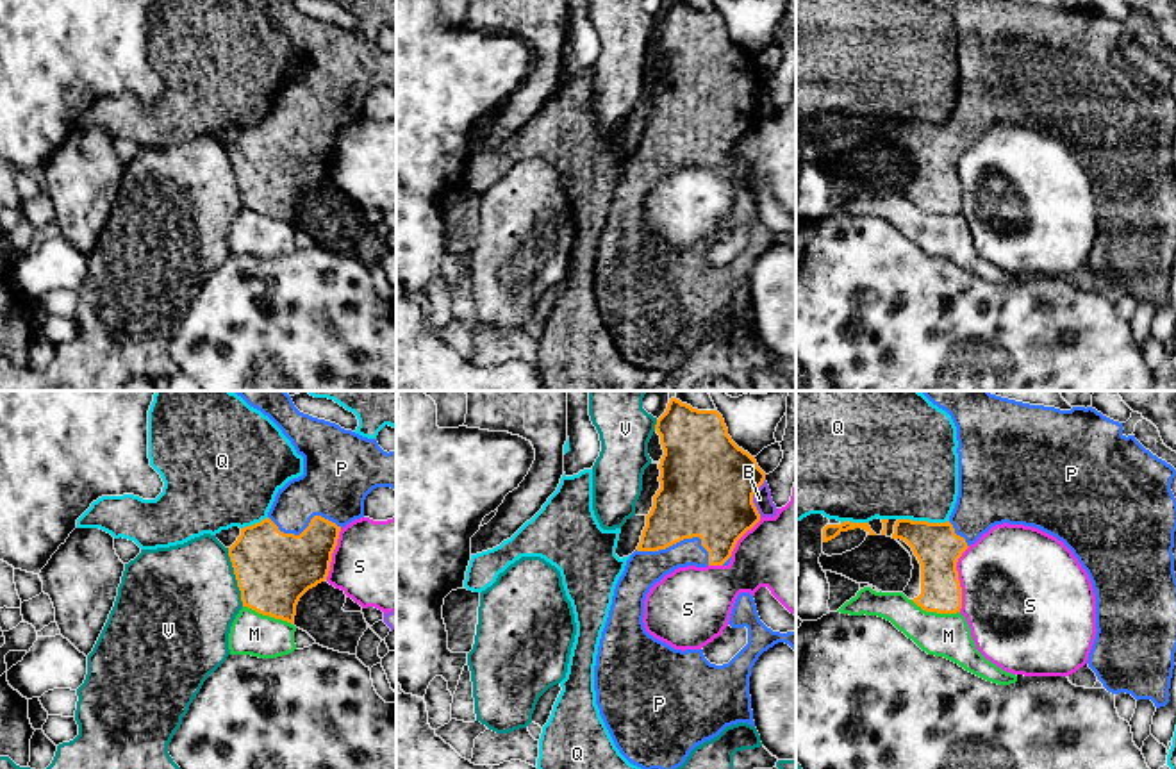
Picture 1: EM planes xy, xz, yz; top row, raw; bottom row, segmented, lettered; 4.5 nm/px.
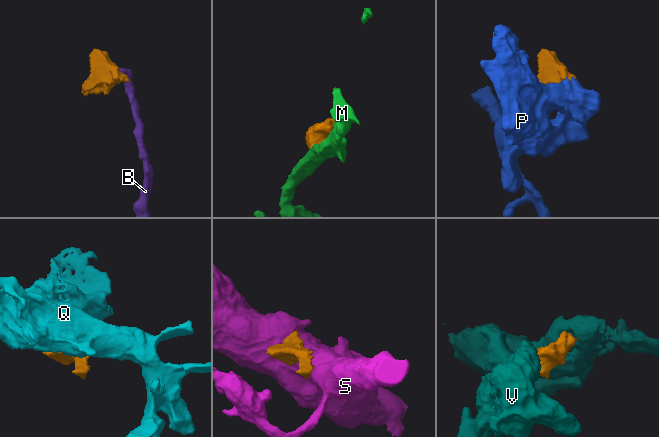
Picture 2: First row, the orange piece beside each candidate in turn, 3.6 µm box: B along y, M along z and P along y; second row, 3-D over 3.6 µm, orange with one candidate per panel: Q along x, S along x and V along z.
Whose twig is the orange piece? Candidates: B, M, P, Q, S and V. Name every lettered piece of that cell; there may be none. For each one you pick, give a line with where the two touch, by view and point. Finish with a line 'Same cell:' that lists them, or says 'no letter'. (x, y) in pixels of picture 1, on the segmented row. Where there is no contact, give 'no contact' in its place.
P: meets orange in xz at (680, 539)
Same cell: P

